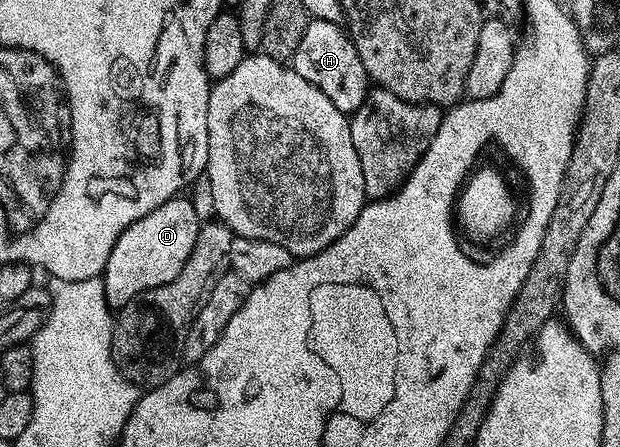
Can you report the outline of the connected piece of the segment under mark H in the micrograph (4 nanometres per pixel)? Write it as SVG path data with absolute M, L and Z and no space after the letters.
M311 19L304 31L304 39L300 39L300 47L296 47L294 52L292 67L308 79L308 83L324 91L341 113L353 115L360 103L364 103L368 92L366 68L350 40L349 32L339 22Z

